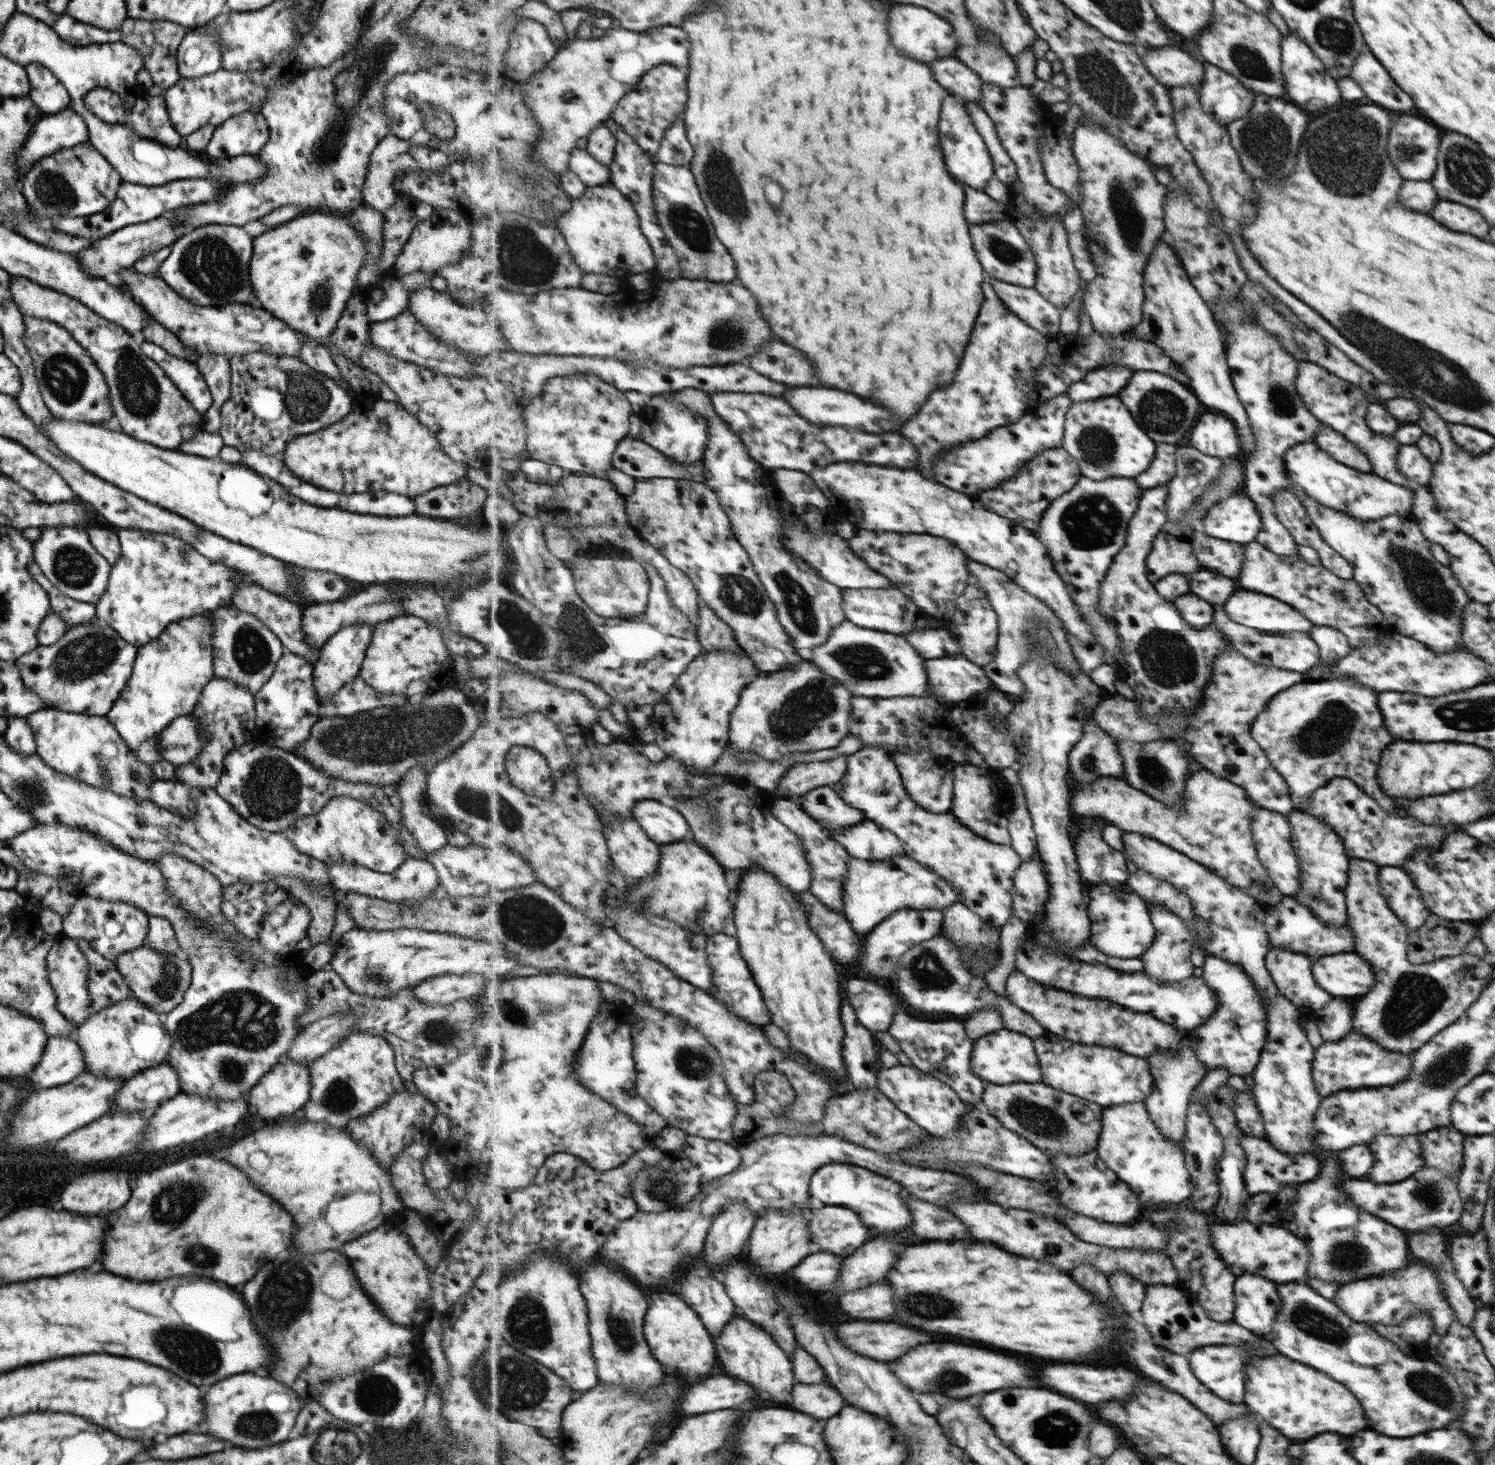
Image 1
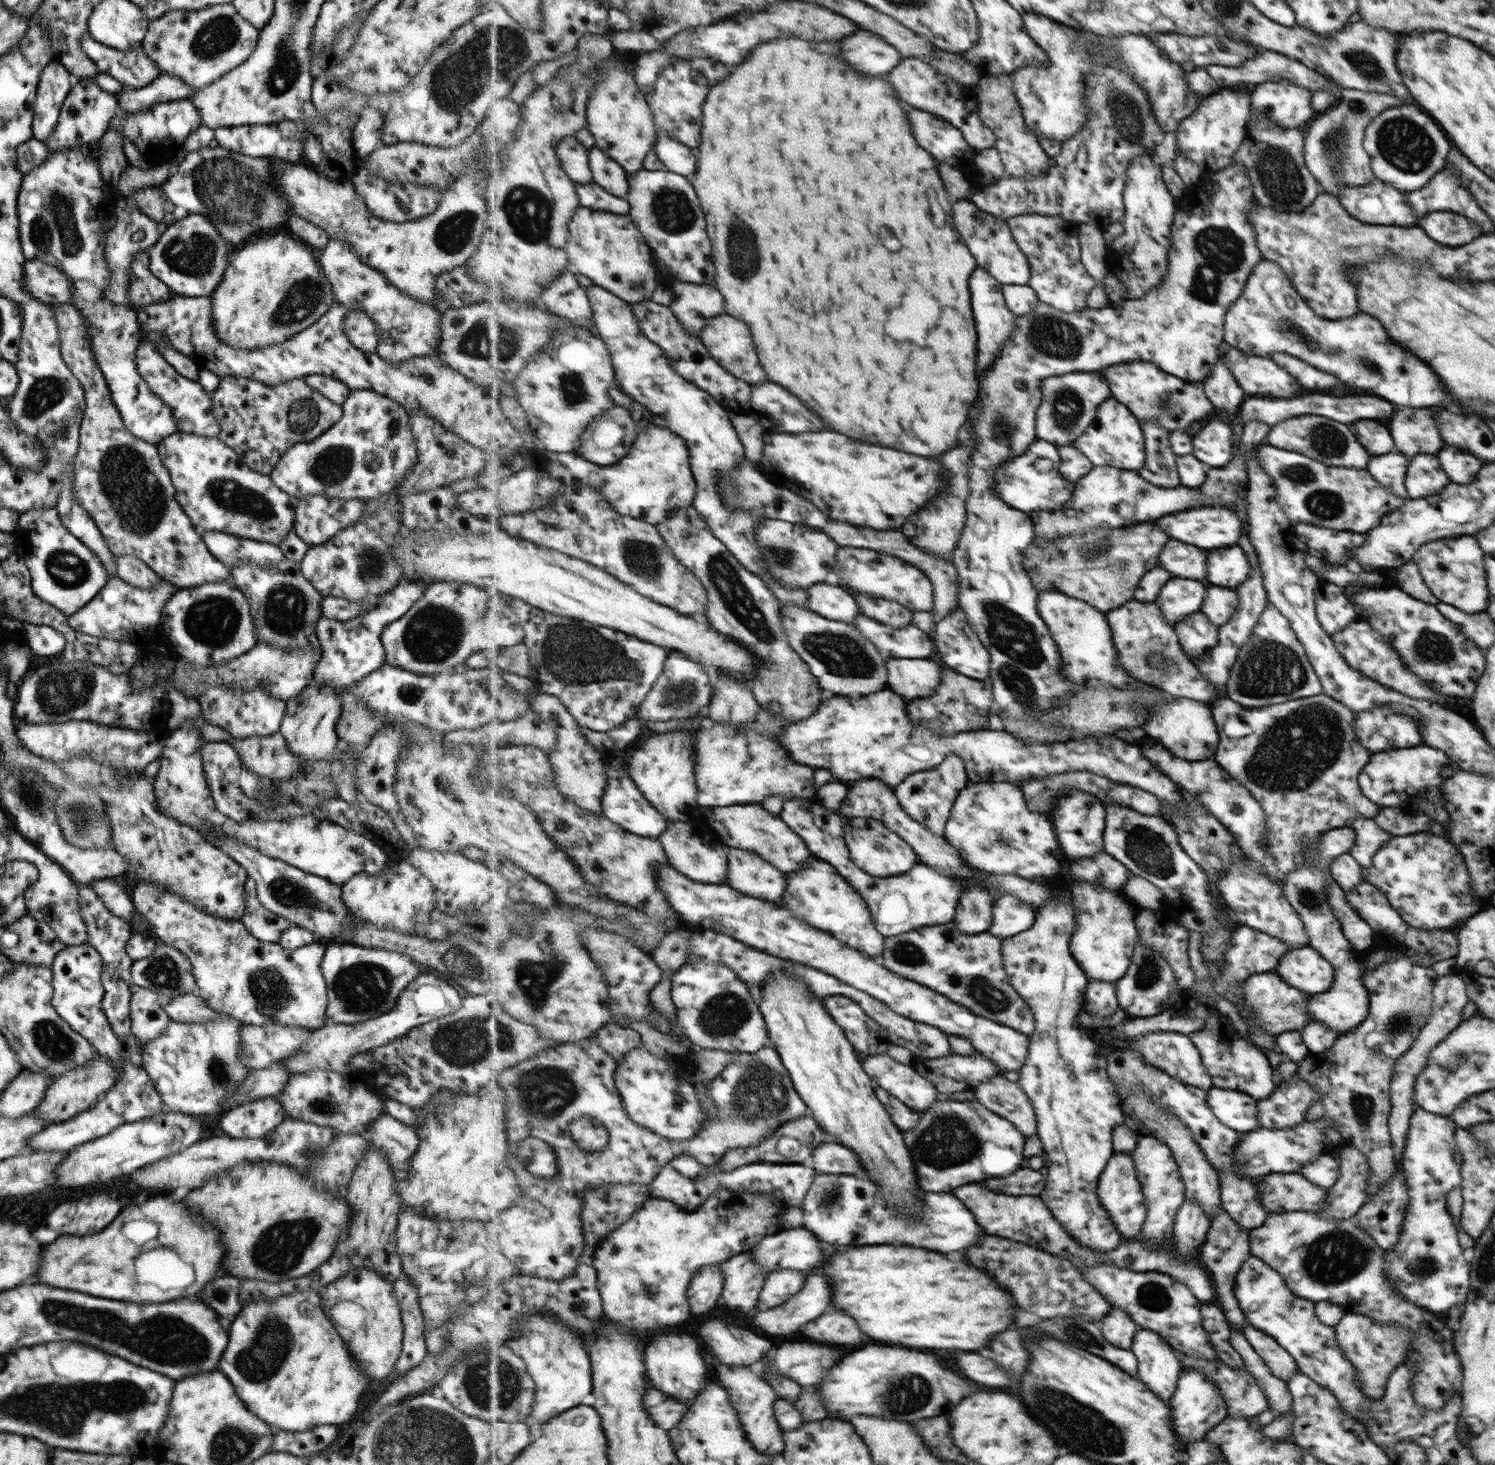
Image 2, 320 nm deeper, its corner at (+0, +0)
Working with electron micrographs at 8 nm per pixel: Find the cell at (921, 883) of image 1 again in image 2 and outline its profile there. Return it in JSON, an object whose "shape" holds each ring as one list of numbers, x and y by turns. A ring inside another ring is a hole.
{"shape":[[815,857,797,872,787,874,789,886,785,890,782,904,795,917,805,923,832,934,837,941,871,958,881,959,886,948,886,936,875,927,875,920,867,901,855,891,845,877,829,862]]}

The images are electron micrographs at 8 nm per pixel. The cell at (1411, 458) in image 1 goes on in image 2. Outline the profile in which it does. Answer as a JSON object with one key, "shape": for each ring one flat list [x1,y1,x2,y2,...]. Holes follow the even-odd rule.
{"shape":[[1394,450,1379,456,1372,455,1364,470,1369,472,1379,486,1395,496,1407,499,1404,478,1407,476,1409,459]]}

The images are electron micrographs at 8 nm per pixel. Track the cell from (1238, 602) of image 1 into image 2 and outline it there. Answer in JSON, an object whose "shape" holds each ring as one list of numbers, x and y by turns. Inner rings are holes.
{"shape":[[1208,586,1207,588,1209,588,1209,592,1205,594,1199,611,1213,626,1223,626,1231,620,1232,614,1236,612,1239,598,1233,588,1219,588,1219,586]]}

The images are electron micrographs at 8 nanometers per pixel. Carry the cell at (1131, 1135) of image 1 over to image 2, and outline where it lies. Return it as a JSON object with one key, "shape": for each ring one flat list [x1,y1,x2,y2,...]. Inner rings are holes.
{"shape":[[1116,1152,1100,1176,1098,1186,1098,1195,1102,1205,1107,1209,1117,1230,1125,1239,1138,1238,1148,1217,1148,1202,1144,1195,1144,1186,1140,1178,1137,1178,1136,1170,1137,1163,1132,1153]]}

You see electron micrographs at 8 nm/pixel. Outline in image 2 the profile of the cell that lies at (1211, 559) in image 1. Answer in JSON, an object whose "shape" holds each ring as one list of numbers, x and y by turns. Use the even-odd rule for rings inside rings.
{"shape":[[1169,540,1169,546,1165,546,1165,550,1161,550,1161,554,1159,554,1161,558,1156,560,1156,567,1159,568,1159,564,1161,564,1163,570,1169,570,1169,574,1173,574,1177,578,1205,580,1205,574,1207,574,1205,554,1207,554,1205,550,1199,550,1195,546]]}

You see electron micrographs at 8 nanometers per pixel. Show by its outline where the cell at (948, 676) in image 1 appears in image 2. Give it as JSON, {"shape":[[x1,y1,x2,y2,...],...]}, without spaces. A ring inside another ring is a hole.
{"shape":[[889,658,888,668,889,689,908,700,929,696,941,684,943,668,933,660]]}

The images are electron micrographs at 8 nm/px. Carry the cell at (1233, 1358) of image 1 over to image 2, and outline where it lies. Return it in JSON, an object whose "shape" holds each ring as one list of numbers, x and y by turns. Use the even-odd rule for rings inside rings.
{"shape":[[1195,1369,1180,1373,1176,1390,1167,1404,1171,1408,1173,1433,1185,1445,1203,1441,1205,1433,1221,1423,1227,1414,1227,1405,1221,1397,1221,1392,1217,1391,1217,1384,1211,1383,1205,1375,1201,1375,1201,1372,1195,1371]]}

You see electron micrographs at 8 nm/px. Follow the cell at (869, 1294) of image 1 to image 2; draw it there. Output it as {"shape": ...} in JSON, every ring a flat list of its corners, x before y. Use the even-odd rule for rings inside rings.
{"shape":[[841,1310,823,1314,821,1318,817,1318,817,1322,809,1322,803,1332,809,1340,817,1340,829,1346,857,1346,867,1340,857,1322]]}

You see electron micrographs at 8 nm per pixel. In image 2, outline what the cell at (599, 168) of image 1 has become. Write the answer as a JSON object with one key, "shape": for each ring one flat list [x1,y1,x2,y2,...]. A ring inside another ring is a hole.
{"shape":[[575,135,560,140,556,151,560,165,577,184,594,181,590,167,590,149,581,144]]}

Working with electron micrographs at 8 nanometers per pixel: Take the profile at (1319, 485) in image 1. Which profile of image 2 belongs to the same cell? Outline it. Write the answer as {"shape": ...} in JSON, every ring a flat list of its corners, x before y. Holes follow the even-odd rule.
{"shape":[[1266,442,1255,448,1252,456,1261,463,1265,475,1273,480,1277,502,1291,524,1302,522,1332,531,1365,534,1378,525,1384,514,1404,504,1405,498,1379,486,1364,469,1325,466,1297,451,1281,450]]}

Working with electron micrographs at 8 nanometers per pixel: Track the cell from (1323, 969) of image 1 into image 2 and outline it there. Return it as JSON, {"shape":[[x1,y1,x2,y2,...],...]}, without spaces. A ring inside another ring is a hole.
{"shape":[[1309,946,1291,949,1273,971,1289,986,1310,995,1329,989,1334,973,1332,966]]}

